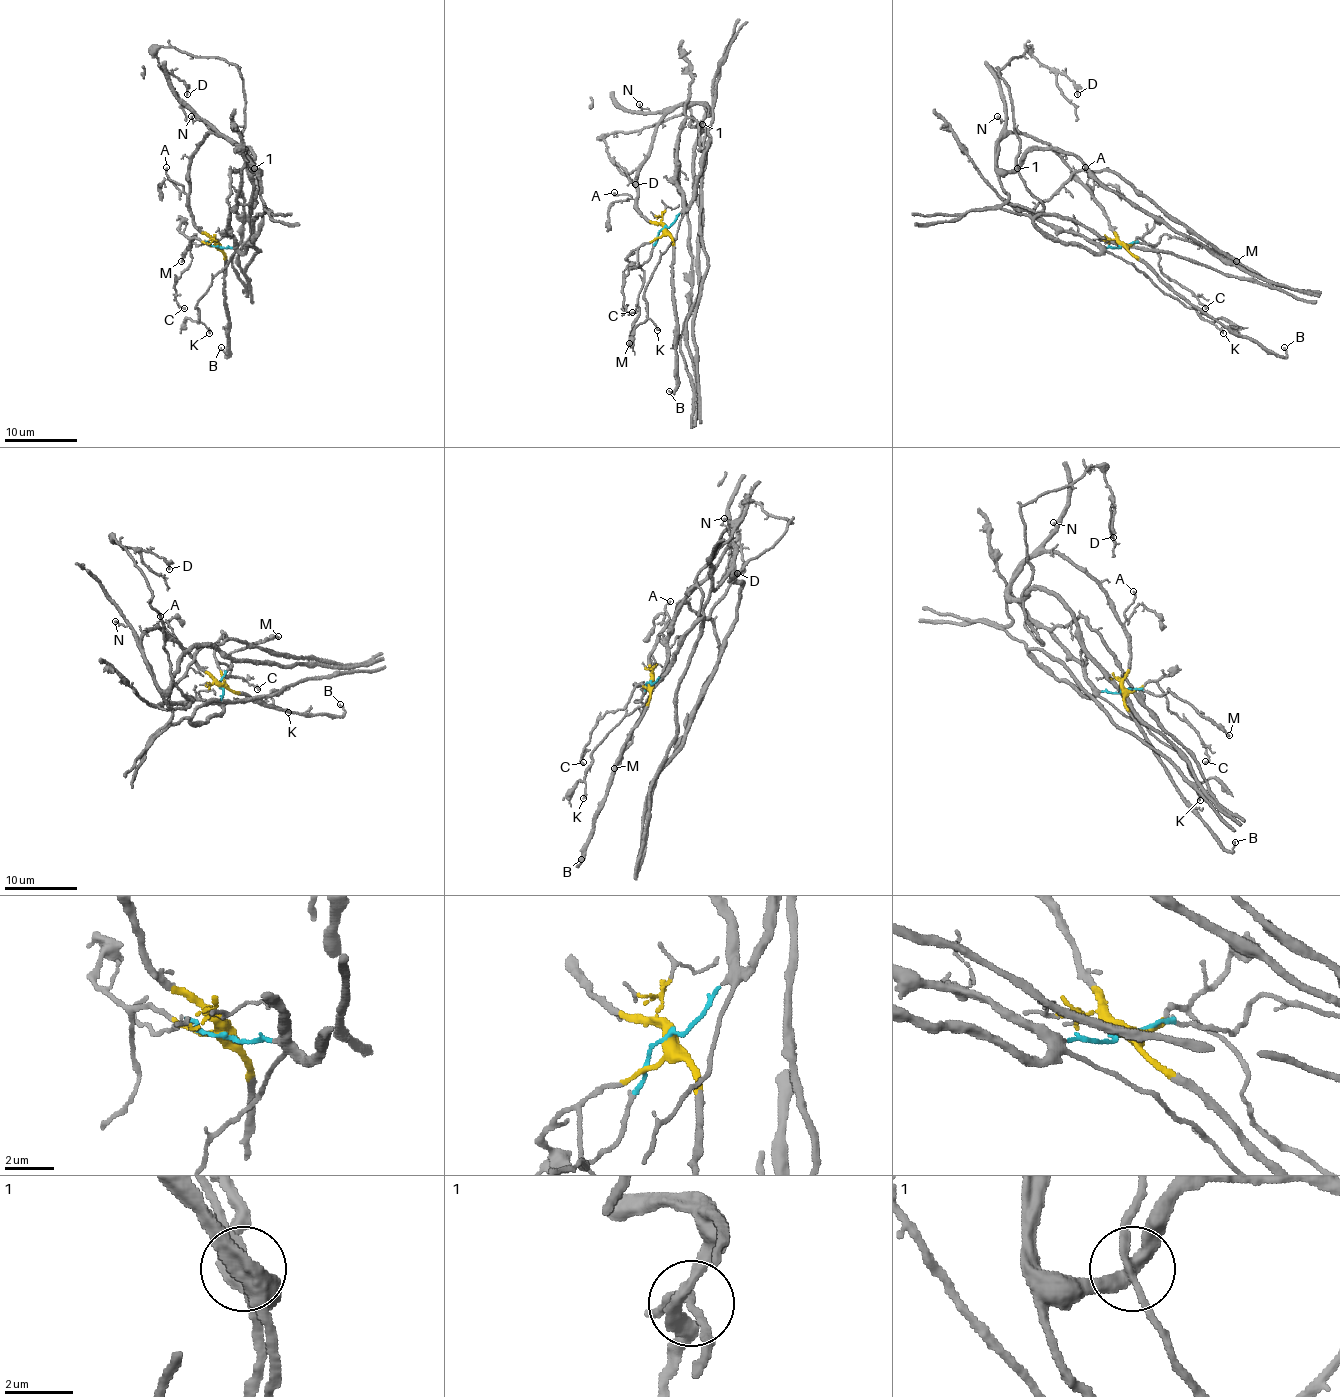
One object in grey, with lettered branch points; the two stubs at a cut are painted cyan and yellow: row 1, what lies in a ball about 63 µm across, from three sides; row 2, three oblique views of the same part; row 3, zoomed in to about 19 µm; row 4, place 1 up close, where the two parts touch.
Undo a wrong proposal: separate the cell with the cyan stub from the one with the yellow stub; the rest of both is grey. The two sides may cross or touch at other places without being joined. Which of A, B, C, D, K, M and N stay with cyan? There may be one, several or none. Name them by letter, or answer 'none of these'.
D, K, M

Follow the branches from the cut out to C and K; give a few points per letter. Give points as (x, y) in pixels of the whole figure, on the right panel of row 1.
C: (1121, 247), (1128, 247), (1137, 238), (1145, 241), (1157, 254), (1159, 268), (1204, 308)
K: (1121, 247), (1107, 247), (1107, 250), (1132, 263), (1165, 294), (1170, 294), (1222, 333)

